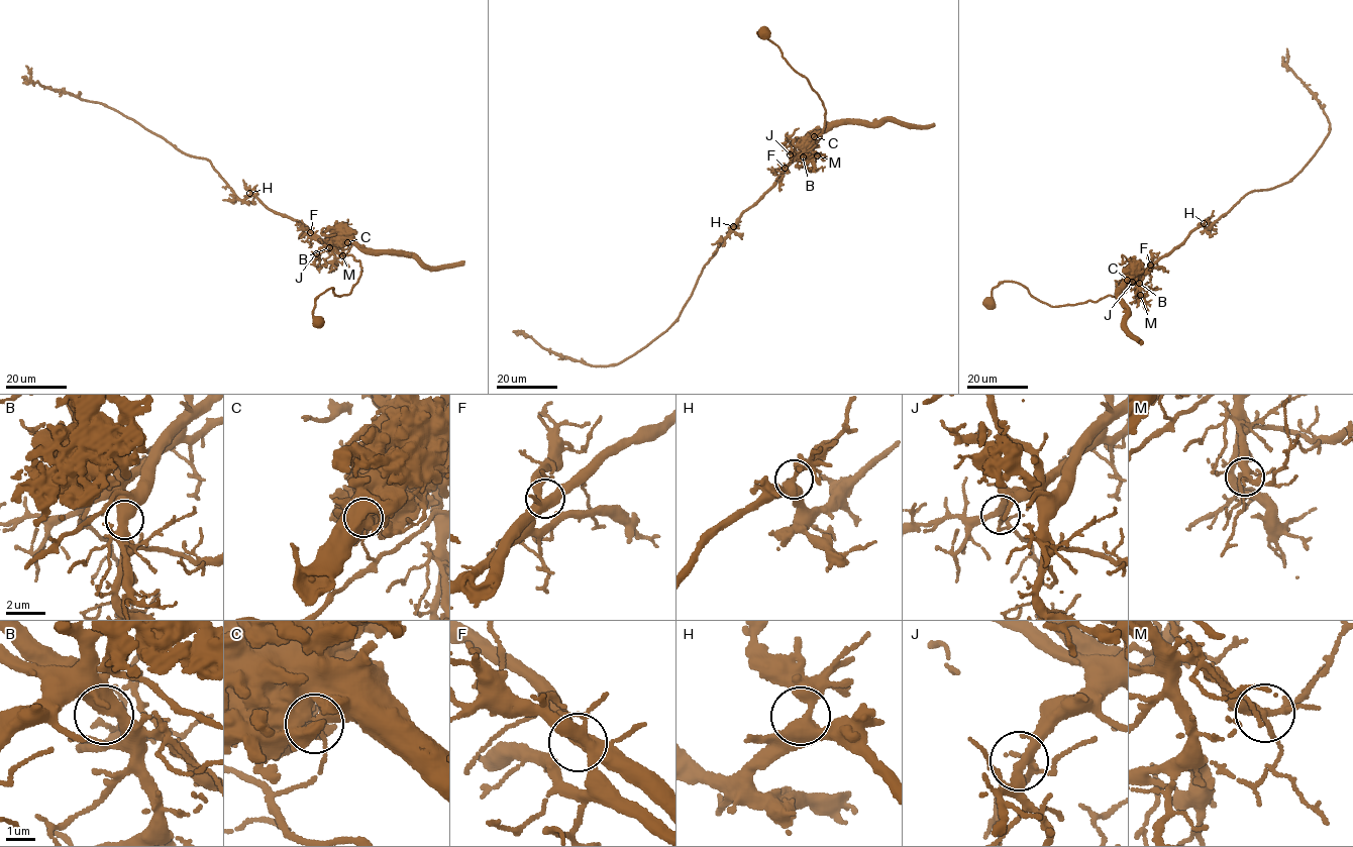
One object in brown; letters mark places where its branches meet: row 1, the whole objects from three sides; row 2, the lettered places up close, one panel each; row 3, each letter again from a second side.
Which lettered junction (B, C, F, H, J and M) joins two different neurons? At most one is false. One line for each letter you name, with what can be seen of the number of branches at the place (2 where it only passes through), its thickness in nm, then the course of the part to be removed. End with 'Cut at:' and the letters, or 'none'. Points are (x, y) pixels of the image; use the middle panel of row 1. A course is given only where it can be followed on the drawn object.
C: 2 branches meet; 500 nm thick; foreign part runs (814, 136), (742, 212), (678, 320), (635, 353), (591, 365), (515, 331)
Cut at: C

